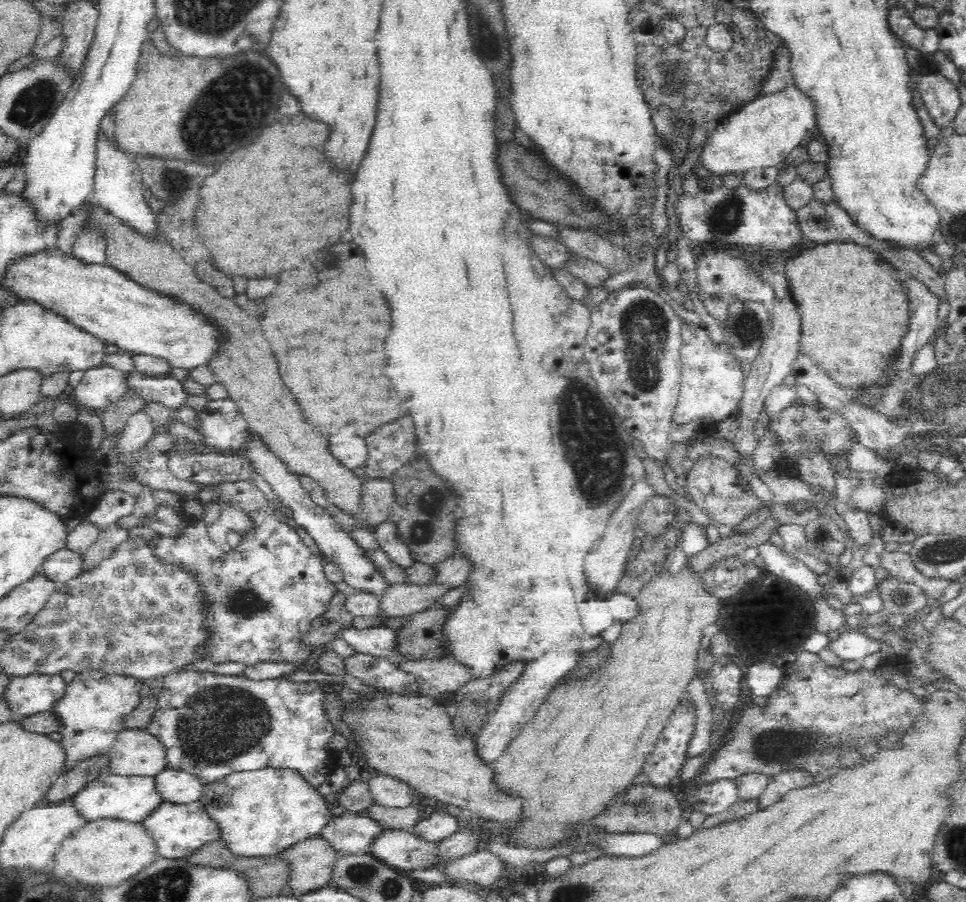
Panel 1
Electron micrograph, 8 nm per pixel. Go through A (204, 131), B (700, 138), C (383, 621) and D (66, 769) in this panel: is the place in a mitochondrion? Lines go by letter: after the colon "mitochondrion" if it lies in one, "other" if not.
A: mitochondrion
B: other
C: other
D: other

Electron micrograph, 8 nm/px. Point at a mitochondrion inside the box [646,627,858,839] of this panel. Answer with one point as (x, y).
(770, 746)

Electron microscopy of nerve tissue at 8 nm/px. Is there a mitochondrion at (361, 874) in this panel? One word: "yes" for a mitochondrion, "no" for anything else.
yes

